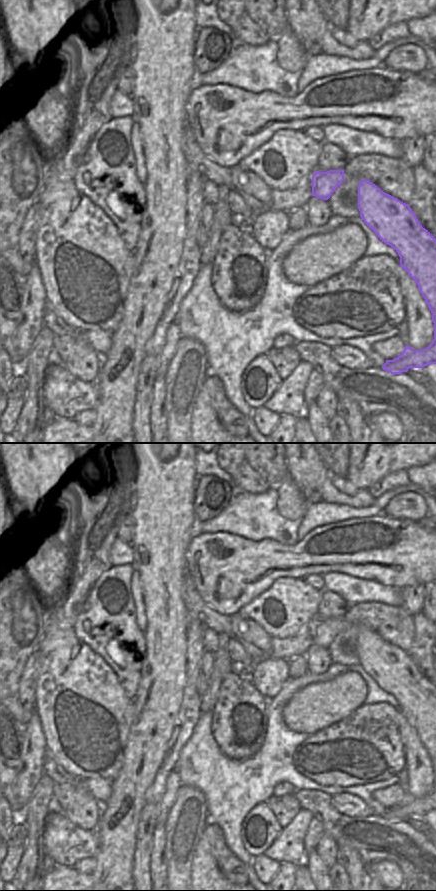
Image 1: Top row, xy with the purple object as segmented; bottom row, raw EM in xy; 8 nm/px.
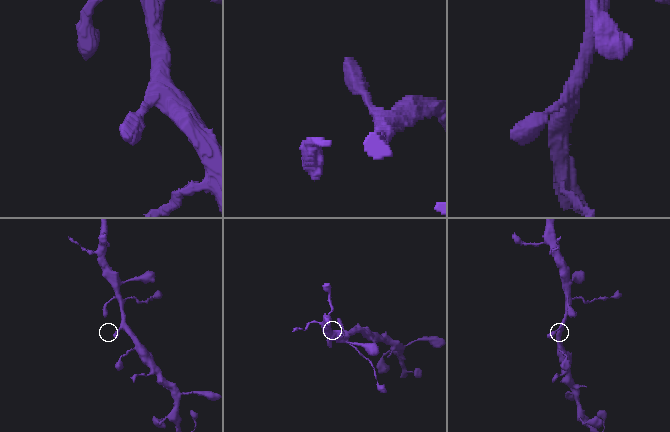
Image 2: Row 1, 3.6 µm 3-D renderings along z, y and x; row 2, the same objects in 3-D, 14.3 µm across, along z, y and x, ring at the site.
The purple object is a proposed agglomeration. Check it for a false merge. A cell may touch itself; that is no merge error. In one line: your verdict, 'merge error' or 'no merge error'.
no merge error

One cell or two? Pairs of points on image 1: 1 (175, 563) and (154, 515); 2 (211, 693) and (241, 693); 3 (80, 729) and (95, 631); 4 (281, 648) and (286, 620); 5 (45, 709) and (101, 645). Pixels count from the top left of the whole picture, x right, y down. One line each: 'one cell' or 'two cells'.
1: one cell
2: two cells
3: two cells
4: two cells
5: two cells

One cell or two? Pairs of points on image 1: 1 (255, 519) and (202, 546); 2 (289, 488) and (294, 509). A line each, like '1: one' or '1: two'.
1: two
2: one

